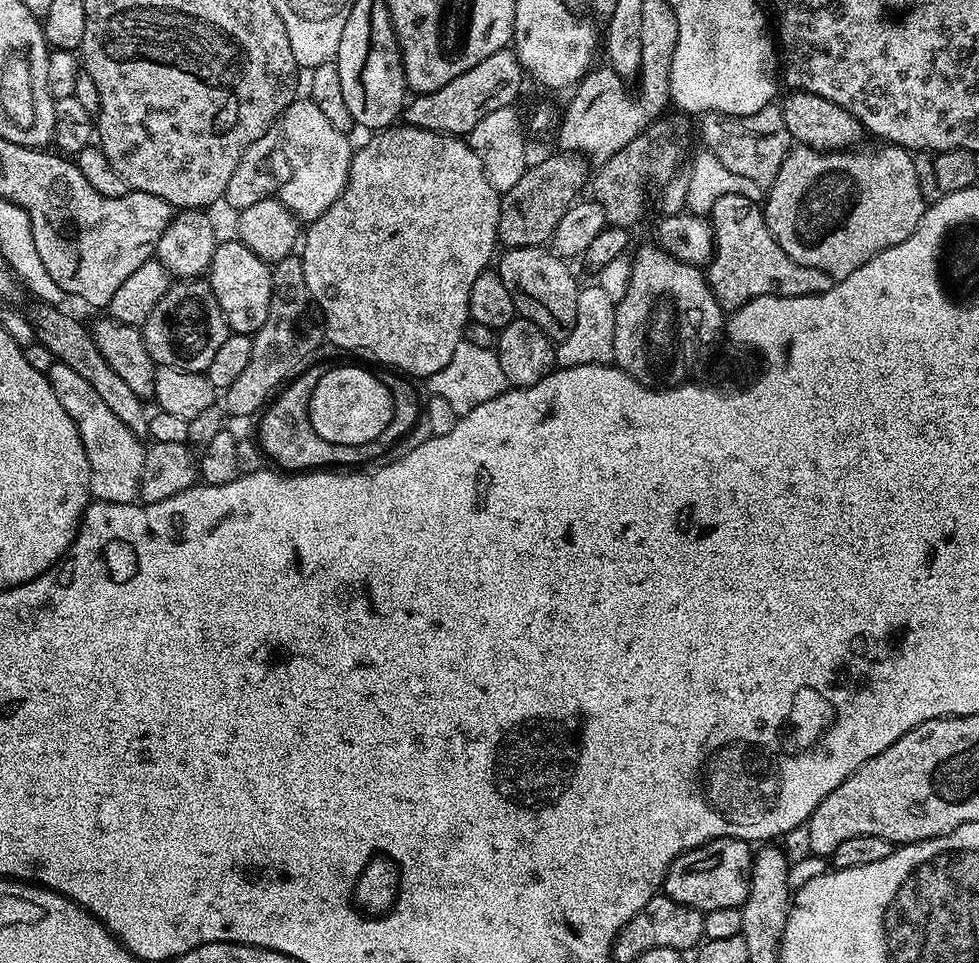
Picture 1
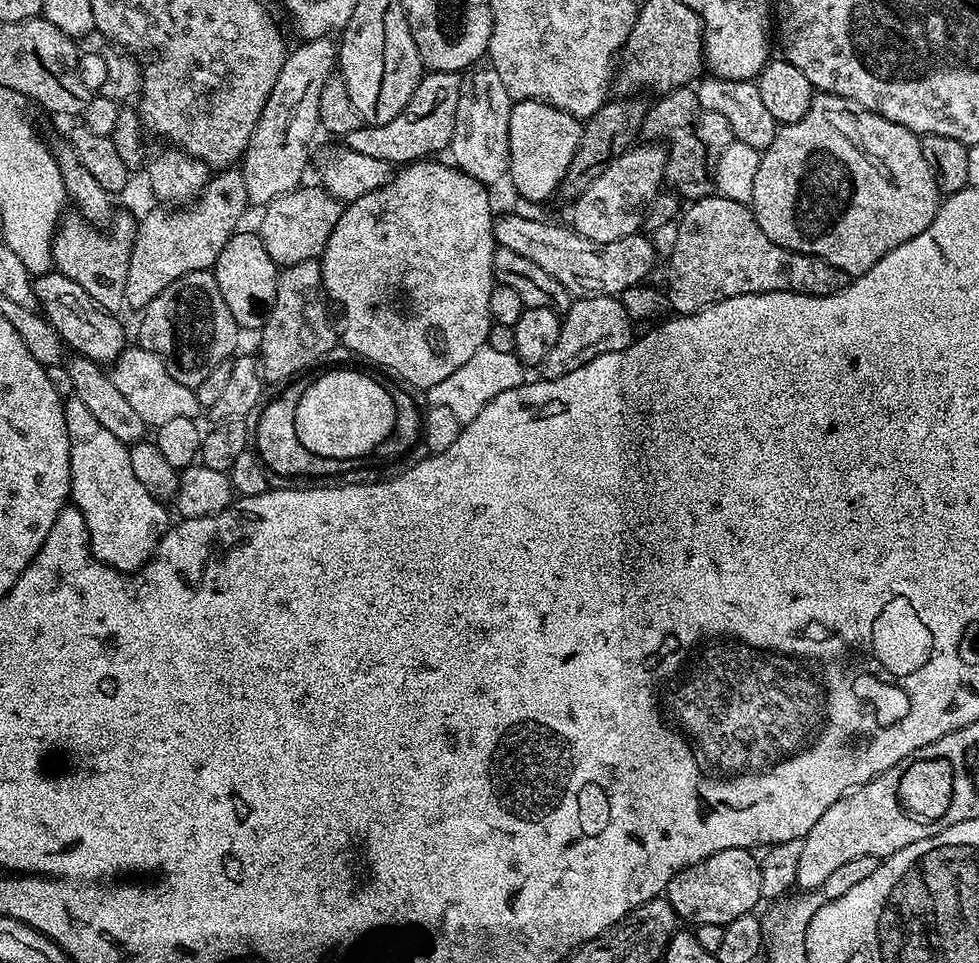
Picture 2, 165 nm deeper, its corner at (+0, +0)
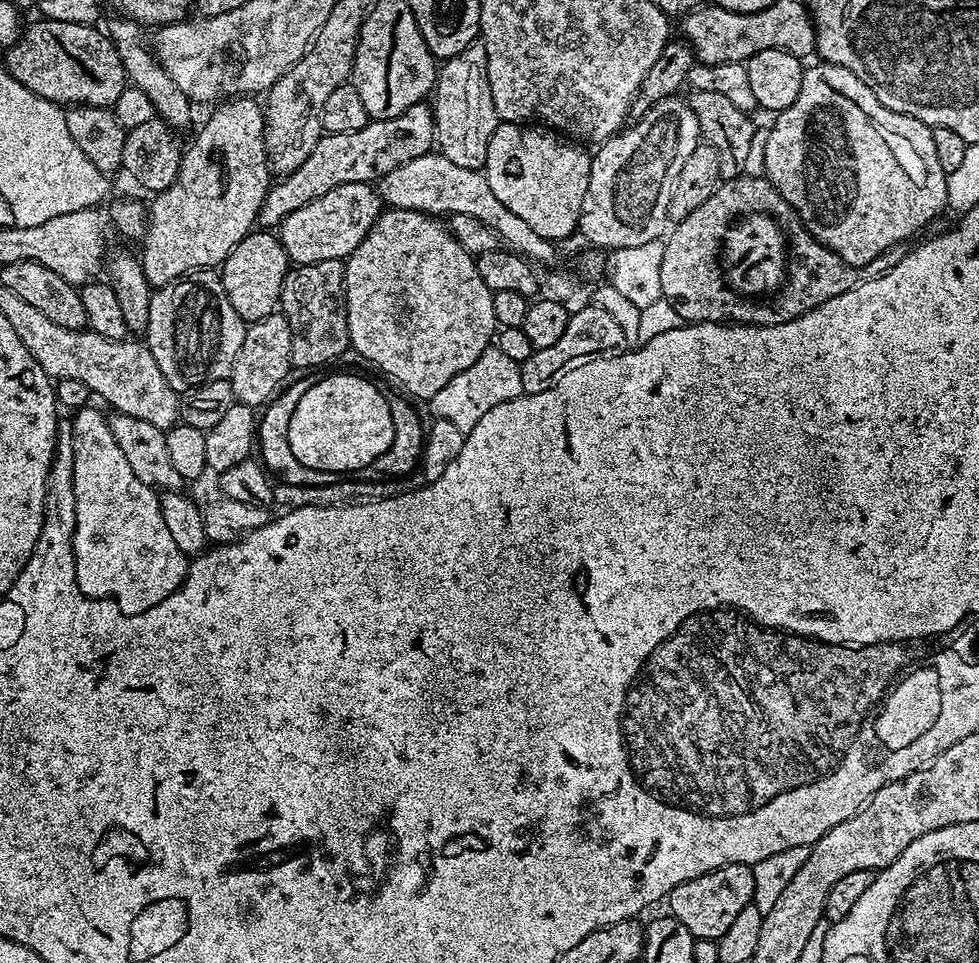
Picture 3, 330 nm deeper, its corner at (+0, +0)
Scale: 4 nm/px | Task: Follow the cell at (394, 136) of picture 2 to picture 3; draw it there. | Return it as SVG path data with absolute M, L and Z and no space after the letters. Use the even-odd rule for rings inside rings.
M421 102L389 120L372 120L362 126L362 130L354 130L354 134L321 135L318 146L310 150L310 158L306 158L294 174L279 177L269 187L268 196L260 208L259 223L265 229L275 229L286 217L294 214L294 210L306 206L314 198L322 198L322 194L326 194L326 190L334 190L334 186L346 182L376 182L390 174L390 170L414 158L429 155L436 139L432 113L433 109L427 103Z

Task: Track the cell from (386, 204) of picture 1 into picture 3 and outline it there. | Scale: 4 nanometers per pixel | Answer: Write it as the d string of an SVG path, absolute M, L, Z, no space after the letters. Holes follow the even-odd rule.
M393 207L381 211L374 226L366 234L366 238L362 238L358 250L350 253L347 260L344 261L344 297L348 311L348 338L351 347L354 352L356 348L357 354L365 356L370 363L377 364L386 375L393 376L405 388L401 389L409 397L415 398L417 401L421 400L420 402L431 400L434 394L438 394L438 390L442 390L442 386L446 386L446 382L450 382L450 378L454 378L454 374L462 374L462 370L466 370L466 366L474 366L474 362L478 362L480 355L493 343L498 325L494 318L492 294L493 292L488 289L486 282L482 282L482 274L478 274L476 257L467 252L454 238L451 227L443 219L427 212Z

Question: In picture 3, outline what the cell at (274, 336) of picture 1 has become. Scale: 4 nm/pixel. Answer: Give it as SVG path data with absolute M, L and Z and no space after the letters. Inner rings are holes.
M344 261L301 264L284 280L279 311L290 322L293 369L316 368L349 351L348 311L344 297Z

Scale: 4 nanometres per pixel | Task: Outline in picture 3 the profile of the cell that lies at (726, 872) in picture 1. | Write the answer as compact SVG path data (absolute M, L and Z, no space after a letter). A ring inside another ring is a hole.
M727 864L710 870L698 878L690 878L690 882L682 882L674 886L674 890L666 898L666 905L668 904L667 911L670 915L678 922L682 922L682 926L690 930L693 938L718 941L722 938L722 934L726 934L726 929L734 923L734 918L738 918L739 912L746 910L746 906L752 903L753 894L754 874L751 867L747 864Z

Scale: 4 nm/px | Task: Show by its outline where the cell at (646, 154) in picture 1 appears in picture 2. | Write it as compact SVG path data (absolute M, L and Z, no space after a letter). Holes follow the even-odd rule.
M691 87L675 88L672 92L663 93L657 100L660 101L654 106L652 104L644 116L642 136L648 142L669 140L672 143L666 148L667 183L669 185L672 183L677 188L673 189L689 201L701 200L703 196L713 195L714 161L720 151L734 139L730 122L726 122L722 114L706 110L706 106L698 102L695 91Z

